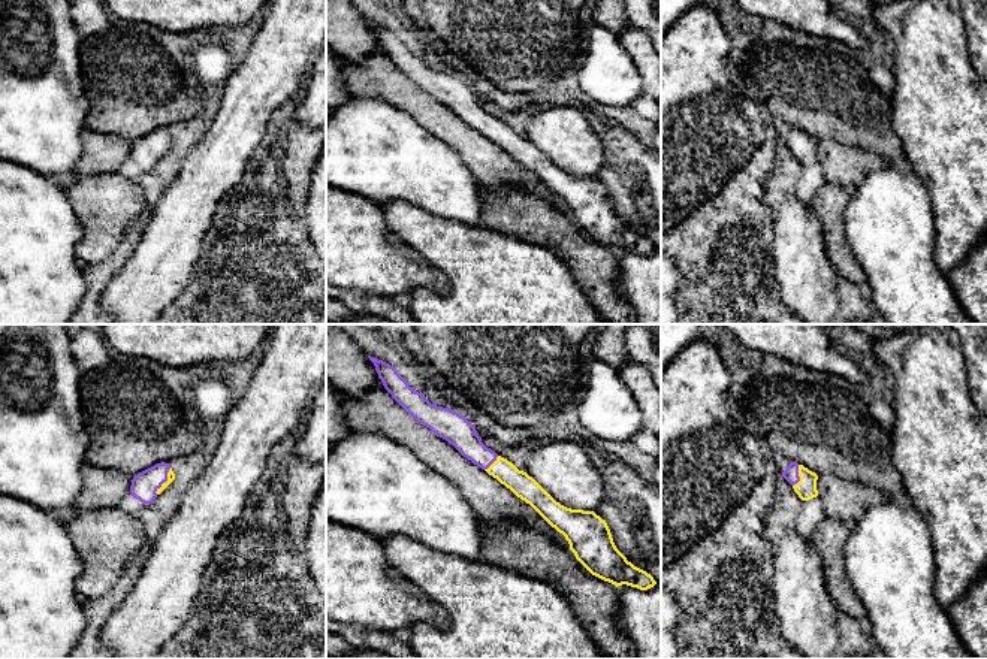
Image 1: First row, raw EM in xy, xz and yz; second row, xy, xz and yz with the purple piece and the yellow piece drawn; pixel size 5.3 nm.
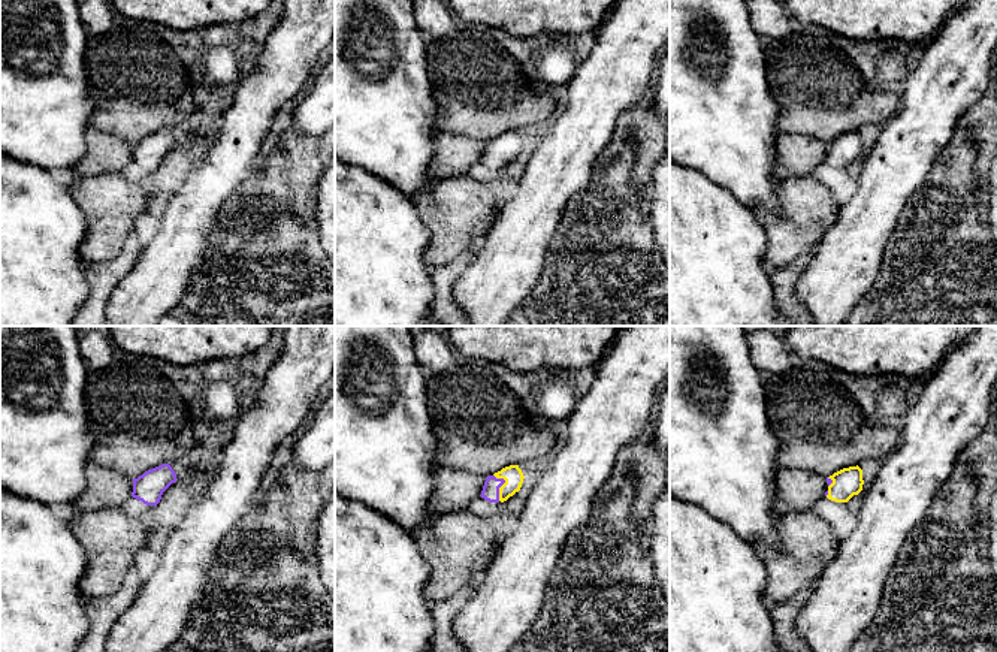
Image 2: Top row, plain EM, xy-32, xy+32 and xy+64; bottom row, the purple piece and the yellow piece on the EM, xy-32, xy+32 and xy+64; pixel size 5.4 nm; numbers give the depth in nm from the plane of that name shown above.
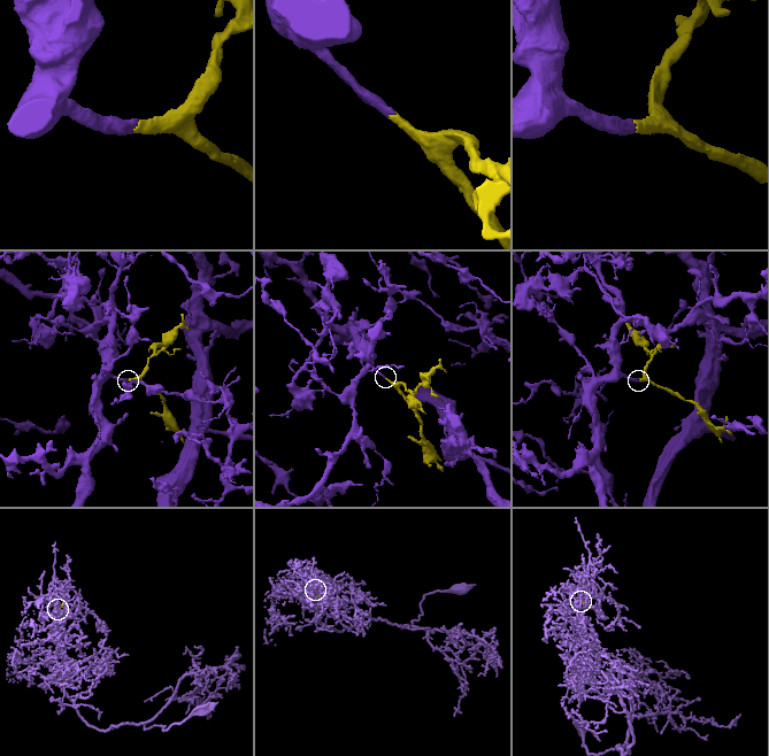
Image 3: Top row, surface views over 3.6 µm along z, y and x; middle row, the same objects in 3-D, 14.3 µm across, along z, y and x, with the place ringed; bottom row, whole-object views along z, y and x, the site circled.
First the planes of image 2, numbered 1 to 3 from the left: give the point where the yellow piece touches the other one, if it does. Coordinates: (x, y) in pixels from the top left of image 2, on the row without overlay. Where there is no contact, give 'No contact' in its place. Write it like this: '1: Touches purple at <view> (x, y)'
1: No contact
2: Touches purple at xy+32 (502, 148)
3: Touches purple at xy+64 (831, 147)

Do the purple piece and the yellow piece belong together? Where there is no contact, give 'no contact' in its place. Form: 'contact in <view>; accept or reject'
contact in xy; accept

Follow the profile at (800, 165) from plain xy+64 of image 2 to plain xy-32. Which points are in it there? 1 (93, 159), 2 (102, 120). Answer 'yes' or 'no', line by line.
1: yes
2: no

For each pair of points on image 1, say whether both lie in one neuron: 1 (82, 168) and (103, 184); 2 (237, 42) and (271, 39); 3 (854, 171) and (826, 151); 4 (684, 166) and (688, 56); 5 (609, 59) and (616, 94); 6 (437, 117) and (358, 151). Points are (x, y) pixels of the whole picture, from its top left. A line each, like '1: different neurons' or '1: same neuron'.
1: different neurons
2: different neurons
3: same neuron
4: same neuron
5: same neuron
6: different neurons

